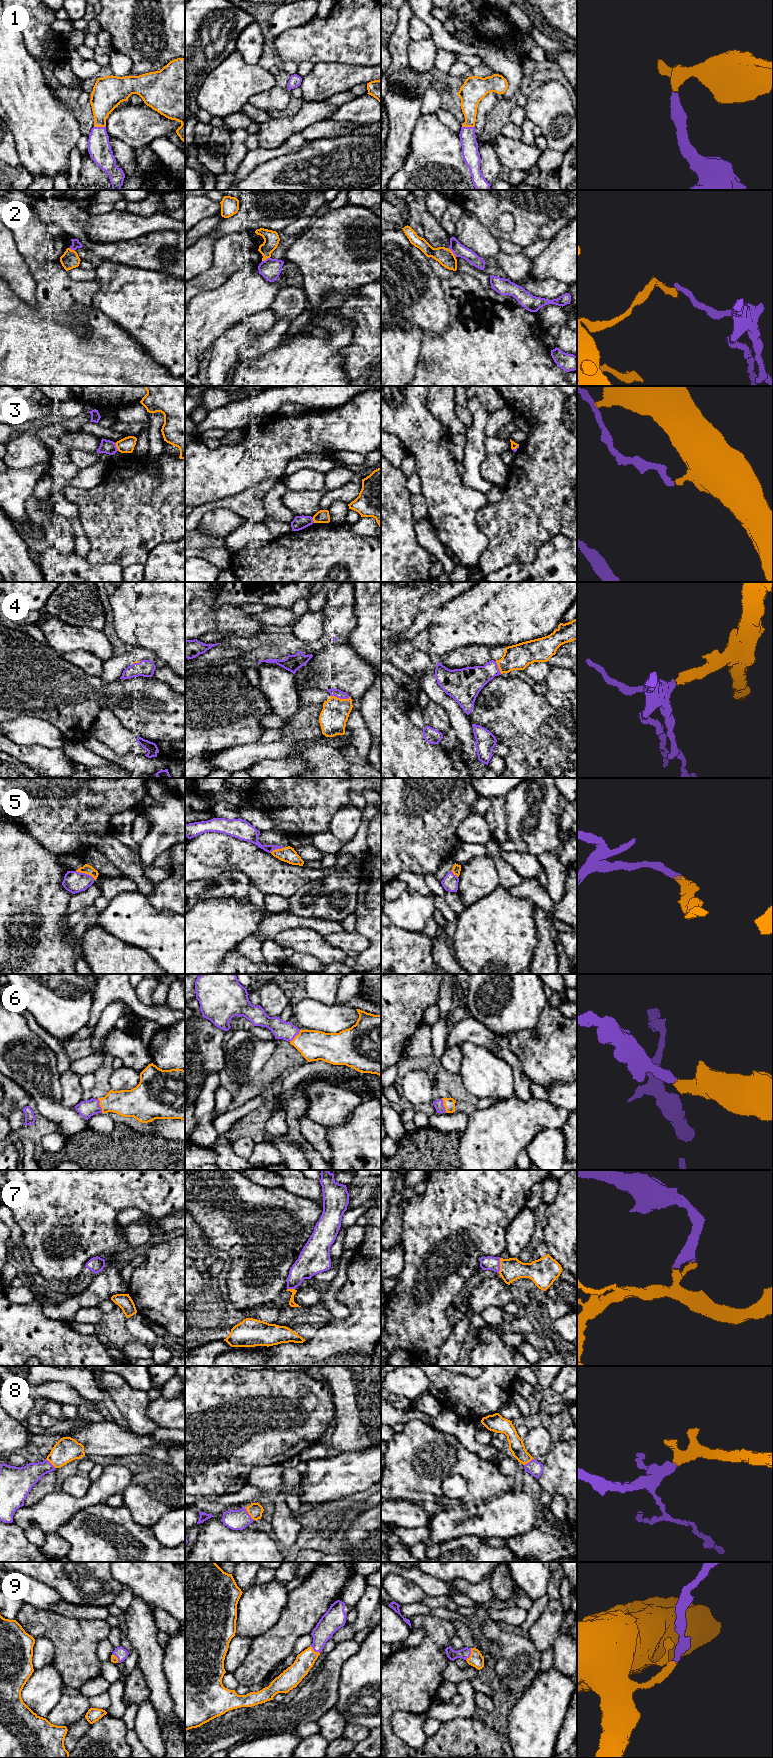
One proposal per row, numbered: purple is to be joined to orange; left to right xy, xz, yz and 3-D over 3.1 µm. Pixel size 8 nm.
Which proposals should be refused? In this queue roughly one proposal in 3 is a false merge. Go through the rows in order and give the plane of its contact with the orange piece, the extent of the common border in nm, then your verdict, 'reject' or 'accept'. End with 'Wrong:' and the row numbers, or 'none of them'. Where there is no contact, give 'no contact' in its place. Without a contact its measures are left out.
1: meets orange in yz; contact 110 nm long; accept
2: meets orange in yz; contact 100 nm long; reject
3: meets orange in xy; contact 70 nm long; reject
4: meets orange in xz; contact 160 nm long; accept
5: meets orange in xy; contact 170 nm long; accept
6: meets orange in xy; contact 120 nm long; accept
7: meets orange in yz; contact 120 nm long; accept
8: meets orange in xz; contact 130 nm long; accept
9: meets orange in yz; contact 110 nm long; accept
Wrong: 2, 3

